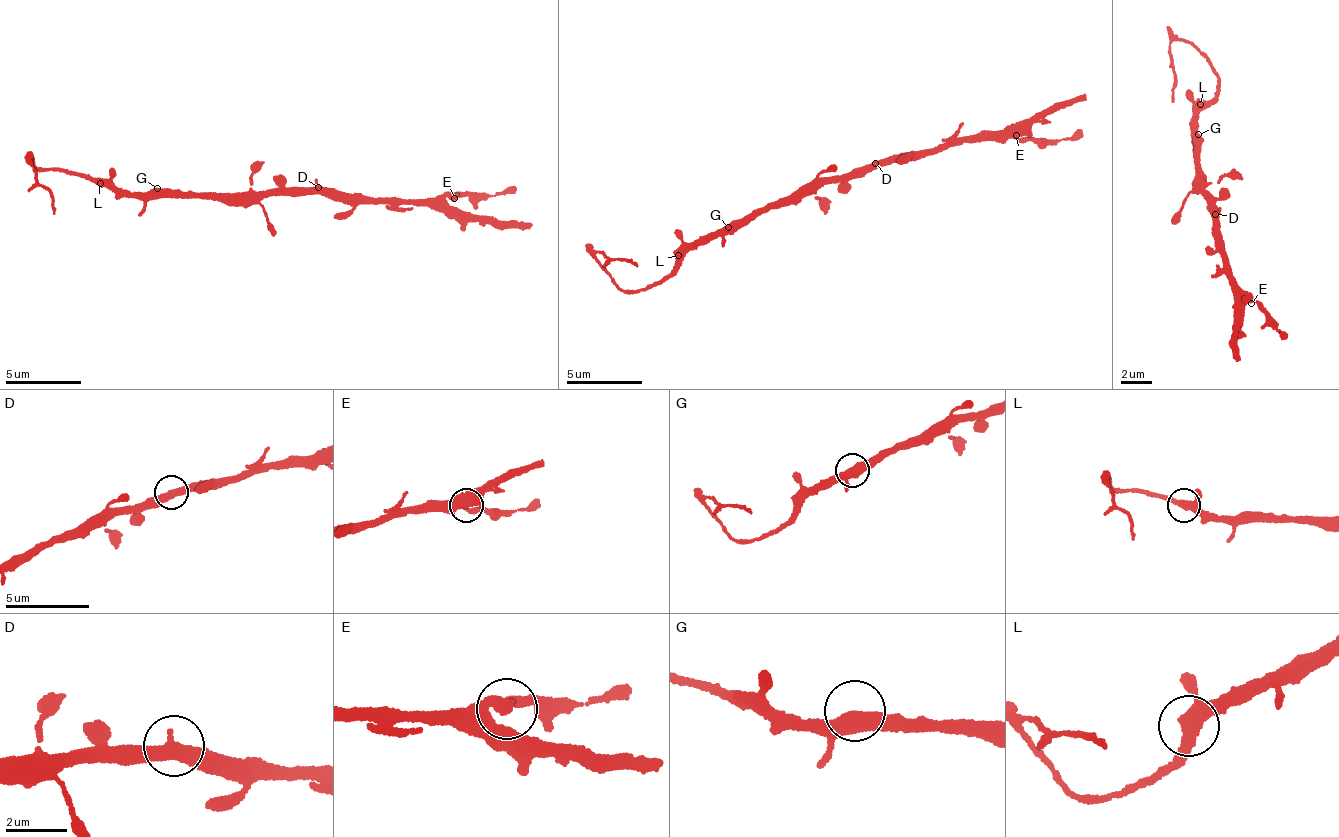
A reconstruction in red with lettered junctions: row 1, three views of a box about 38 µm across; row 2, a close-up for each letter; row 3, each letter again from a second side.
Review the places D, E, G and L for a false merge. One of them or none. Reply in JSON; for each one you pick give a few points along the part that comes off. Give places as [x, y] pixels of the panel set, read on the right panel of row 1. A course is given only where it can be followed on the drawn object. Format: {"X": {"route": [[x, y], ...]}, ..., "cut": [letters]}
{"L": {"route": [[1199, 105], [1216, 96], [1211, 63], [1179, 40], [1170, 50], [1172, 101]]}, "cut": ["L"]}

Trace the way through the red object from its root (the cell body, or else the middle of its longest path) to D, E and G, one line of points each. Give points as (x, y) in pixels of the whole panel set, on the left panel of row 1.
D: (233, 193), (318, 187)
E: (233, 193), (320, 188), (405, 203), (454, 198)
G: (233, 193), (167, 196), (157, 188)

